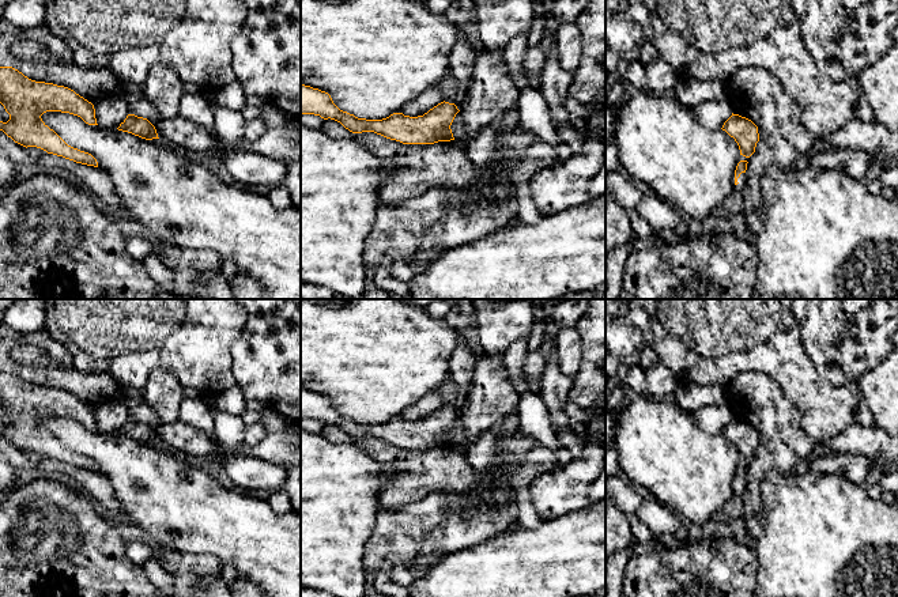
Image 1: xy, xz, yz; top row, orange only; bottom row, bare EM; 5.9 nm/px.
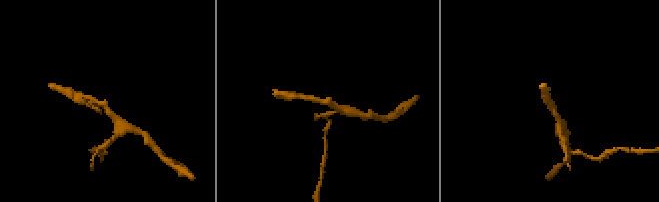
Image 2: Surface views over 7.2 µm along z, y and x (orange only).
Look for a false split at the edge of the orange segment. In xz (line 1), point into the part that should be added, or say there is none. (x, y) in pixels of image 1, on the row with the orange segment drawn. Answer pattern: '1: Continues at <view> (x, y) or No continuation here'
1: No continuation here

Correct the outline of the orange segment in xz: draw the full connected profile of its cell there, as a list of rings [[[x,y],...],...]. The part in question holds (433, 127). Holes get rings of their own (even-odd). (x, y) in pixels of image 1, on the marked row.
[[[301,83],[301,114],[331,118],[352,133],[374,132],[403,144],[434,144],[454,140],[450,125],[459,112],[454,103],[444,101],[418,117],[393,113],[382,120],[358,118],[340,110],[328,92]]]

